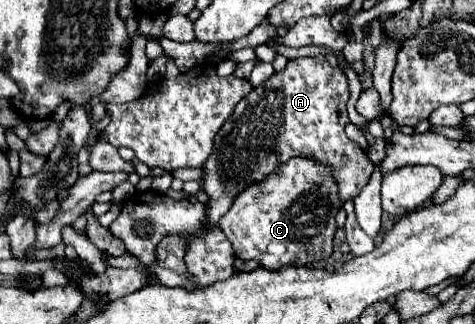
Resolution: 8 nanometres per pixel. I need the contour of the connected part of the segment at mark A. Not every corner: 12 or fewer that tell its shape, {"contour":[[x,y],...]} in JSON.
{"contour":[[324,56],[254,86],[202,164],[206,226],[294,156],[342,202],[374,164],[344,134],[350,88]]}

